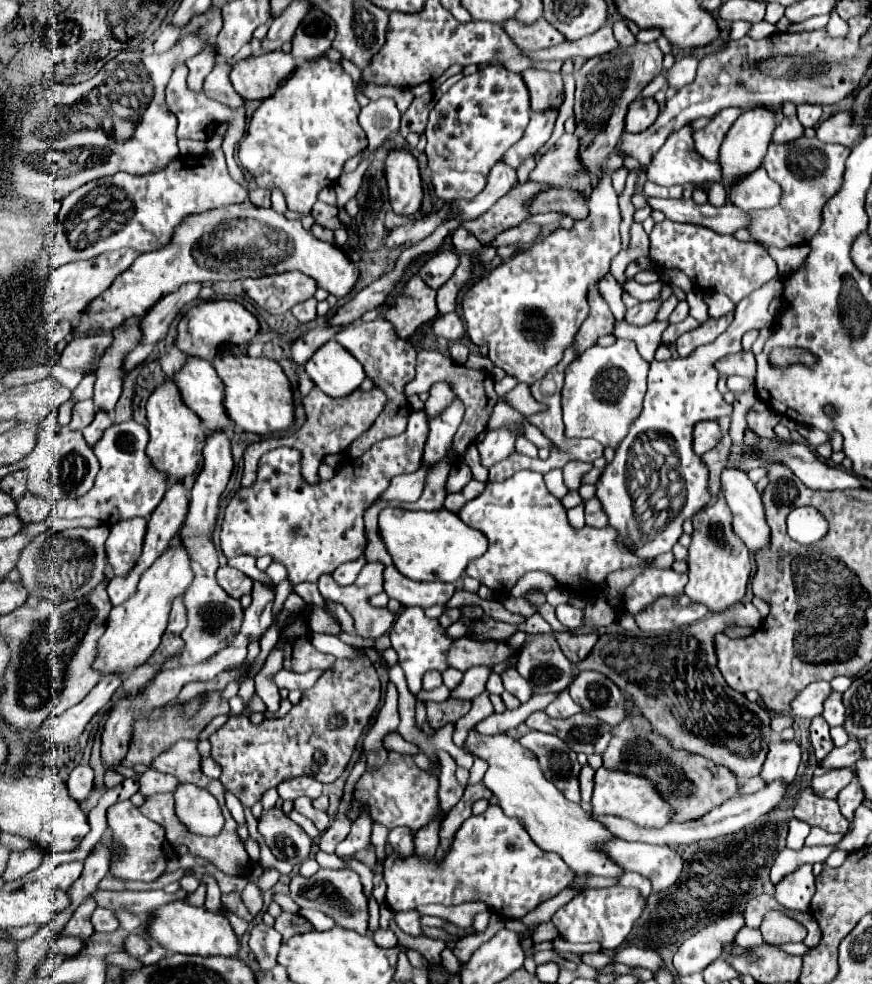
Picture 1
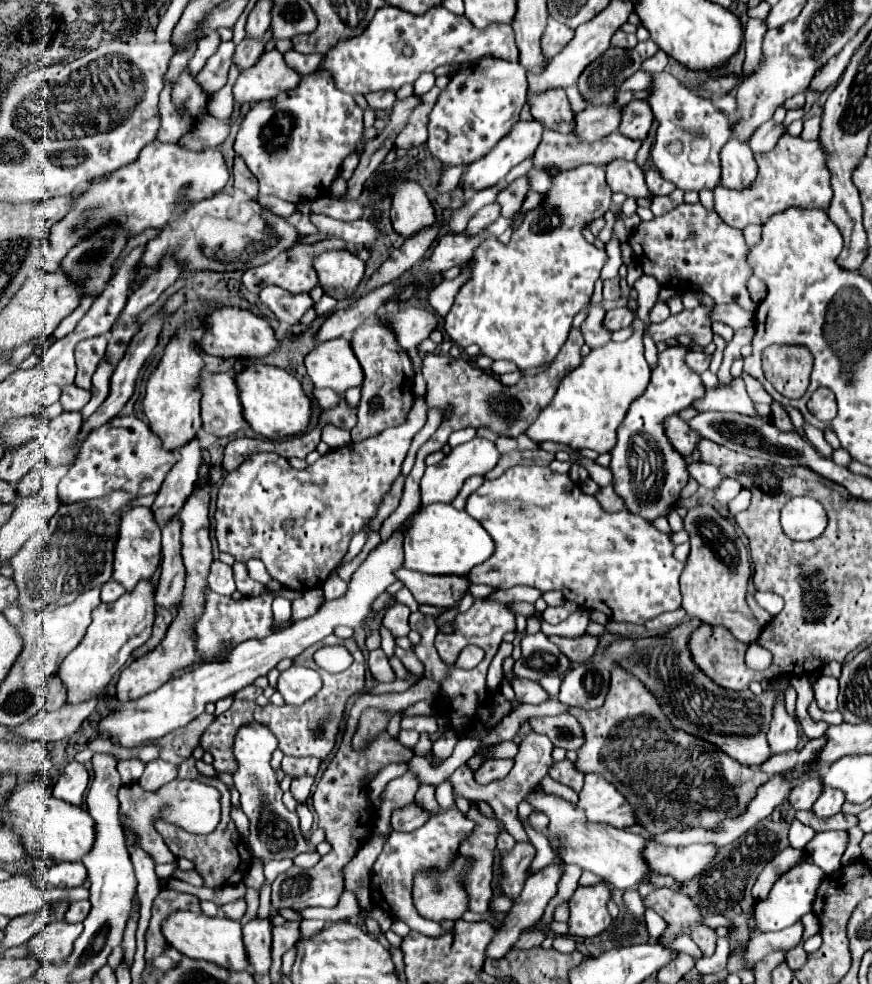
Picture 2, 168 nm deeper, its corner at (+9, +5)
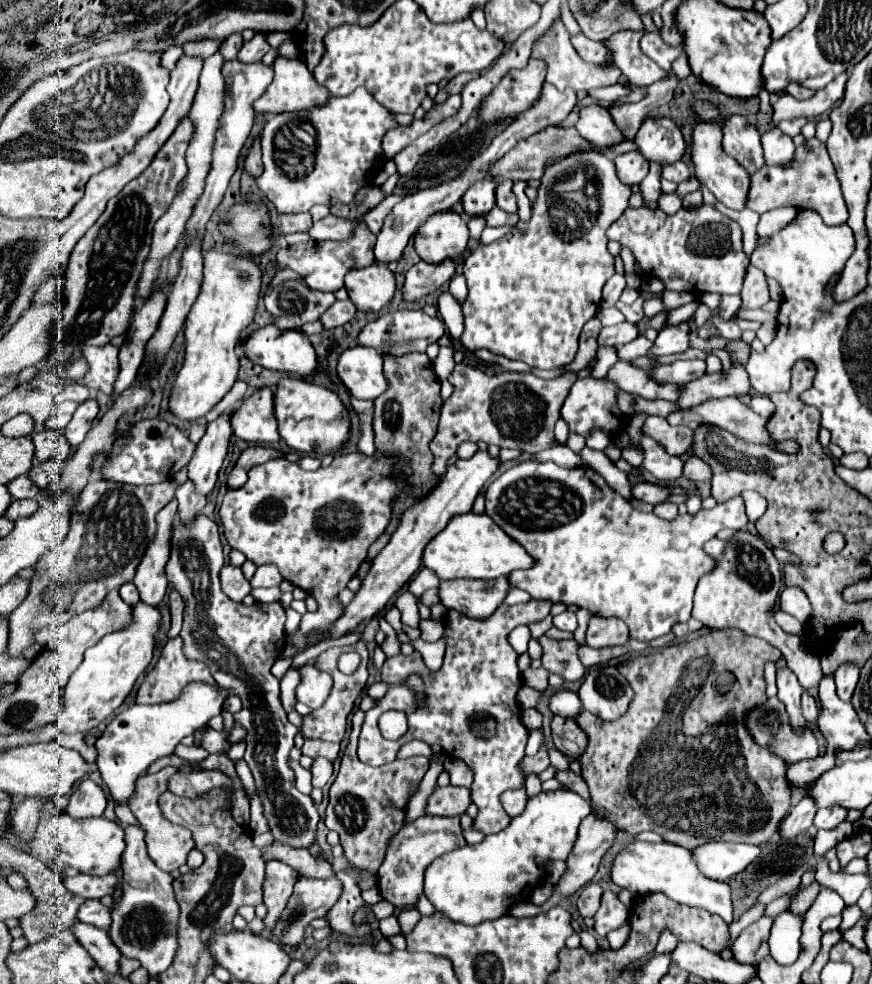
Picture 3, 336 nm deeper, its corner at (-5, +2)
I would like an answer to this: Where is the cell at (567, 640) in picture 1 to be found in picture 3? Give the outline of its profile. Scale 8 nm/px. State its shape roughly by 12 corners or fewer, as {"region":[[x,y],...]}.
{"region":[[582,645],[578,657],[584,667],[628,653],[626,645],[592,649]]}

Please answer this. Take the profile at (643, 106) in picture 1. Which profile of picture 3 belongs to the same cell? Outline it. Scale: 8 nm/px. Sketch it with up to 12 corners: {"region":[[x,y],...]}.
{"region":[[668,117],[646,119],[634,141],[648,161],[678,161],[686,143]]}

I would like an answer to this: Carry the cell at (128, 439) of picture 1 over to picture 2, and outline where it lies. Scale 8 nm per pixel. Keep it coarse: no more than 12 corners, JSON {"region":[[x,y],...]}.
{"region":[[140,418],[88,436],[62,502],[158,492],[178,454]]}

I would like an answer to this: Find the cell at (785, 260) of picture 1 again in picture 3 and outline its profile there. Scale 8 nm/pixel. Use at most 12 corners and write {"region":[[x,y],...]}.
{"region":[[792,207],[768,211],[760,217],[758,235],[780,231],[796,215]]}

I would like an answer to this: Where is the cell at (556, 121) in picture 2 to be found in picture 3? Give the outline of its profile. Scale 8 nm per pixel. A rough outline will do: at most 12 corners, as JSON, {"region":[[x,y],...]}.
{"region":[[582,107],[574,127],[596,145],[614,145],[622,133],[608,111]]}

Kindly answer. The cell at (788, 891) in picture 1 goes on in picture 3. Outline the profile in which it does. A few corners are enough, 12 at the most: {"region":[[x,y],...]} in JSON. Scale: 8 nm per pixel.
{"region":[[774,917],[768,947],[778,963],[796,961],[804,917]]}

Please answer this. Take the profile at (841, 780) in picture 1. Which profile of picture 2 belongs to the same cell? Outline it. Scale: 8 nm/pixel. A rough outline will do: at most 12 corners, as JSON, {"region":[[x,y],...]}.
{"region":[[810,778],[792,788],[788,802],[794,810],[810,810],[822,780]]}

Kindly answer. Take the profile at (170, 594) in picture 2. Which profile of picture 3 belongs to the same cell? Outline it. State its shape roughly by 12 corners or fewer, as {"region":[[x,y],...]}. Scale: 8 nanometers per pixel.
{"region":[[190,481],[176,489],[178,513],[184,523],[194,521],[206,505]]}

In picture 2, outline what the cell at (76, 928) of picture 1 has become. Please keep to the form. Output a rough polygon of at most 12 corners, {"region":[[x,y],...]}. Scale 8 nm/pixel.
{"region":[[50,922],[26,944],[40,964],[62,964],[82,924]]}

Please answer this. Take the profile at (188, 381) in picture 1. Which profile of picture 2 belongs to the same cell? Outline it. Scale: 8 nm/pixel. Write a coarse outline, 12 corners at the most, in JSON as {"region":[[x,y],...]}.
{"region":[[234,372],[202,376],[202,422],[208,434],[248,426]]}

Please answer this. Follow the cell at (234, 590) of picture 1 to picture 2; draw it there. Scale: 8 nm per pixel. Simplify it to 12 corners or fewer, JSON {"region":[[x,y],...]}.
{"region":[[214,560],[208,588],[222,596],[236,590],[232,568]]}

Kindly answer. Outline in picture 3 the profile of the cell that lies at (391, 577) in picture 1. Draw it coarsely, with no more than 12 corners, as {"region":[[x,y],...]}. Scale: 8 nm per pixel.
{"region":[[508,579],[440,581],[446,609],[484,619],[504,601]]}

